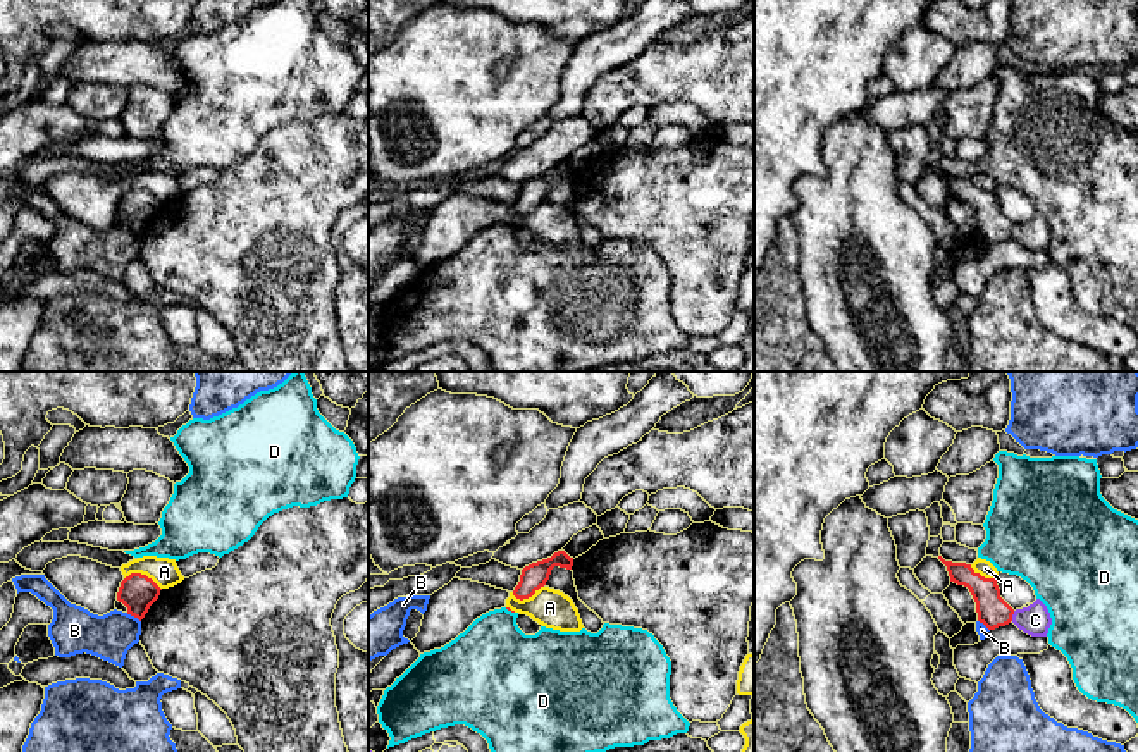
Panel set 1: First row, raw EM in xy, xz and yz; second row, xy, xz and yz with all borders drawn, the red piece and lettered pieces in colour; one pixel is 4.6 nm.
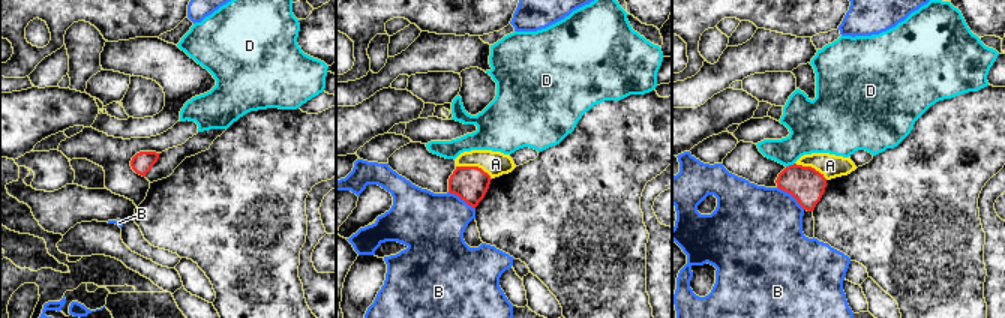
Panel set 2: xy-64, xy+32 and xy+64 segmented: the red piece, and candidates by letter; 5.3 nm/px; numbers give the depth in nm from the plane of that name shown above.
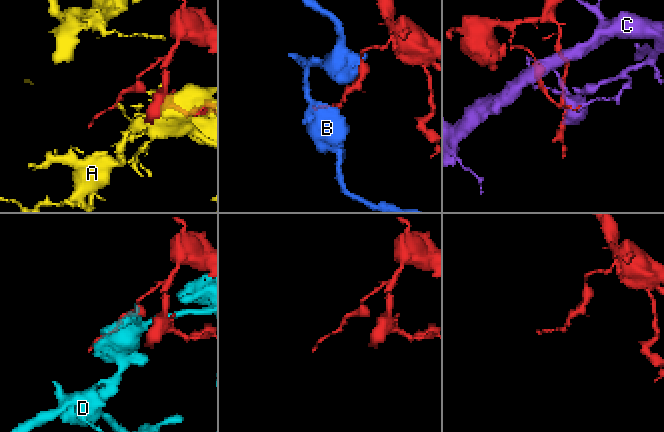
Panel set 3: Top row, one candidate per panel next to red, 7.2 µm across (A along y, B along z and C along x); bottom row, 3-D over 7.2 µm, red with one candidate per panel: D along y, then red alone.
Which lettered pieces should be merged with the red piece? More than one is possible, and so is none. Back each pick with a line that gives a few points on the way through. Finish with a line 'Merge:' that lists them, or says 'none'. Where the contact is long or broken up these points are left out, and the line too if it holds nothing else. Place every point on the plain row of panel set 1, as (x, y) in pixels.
Merge: none

